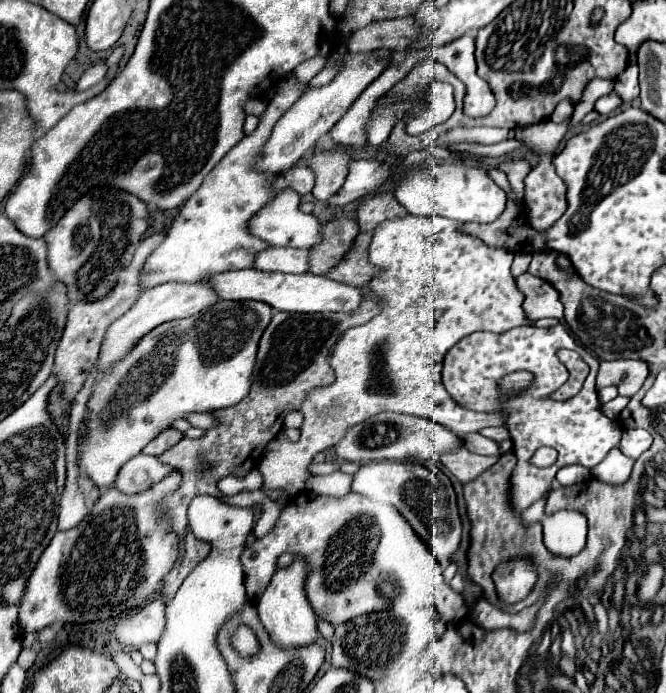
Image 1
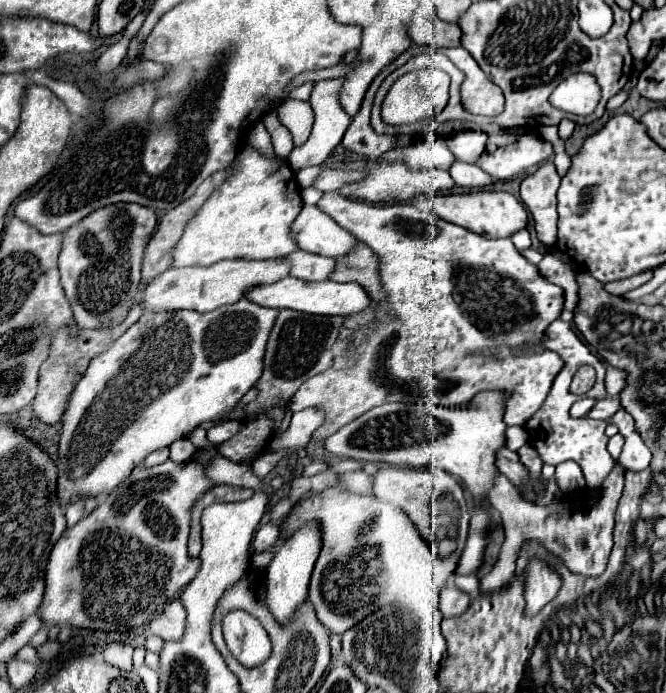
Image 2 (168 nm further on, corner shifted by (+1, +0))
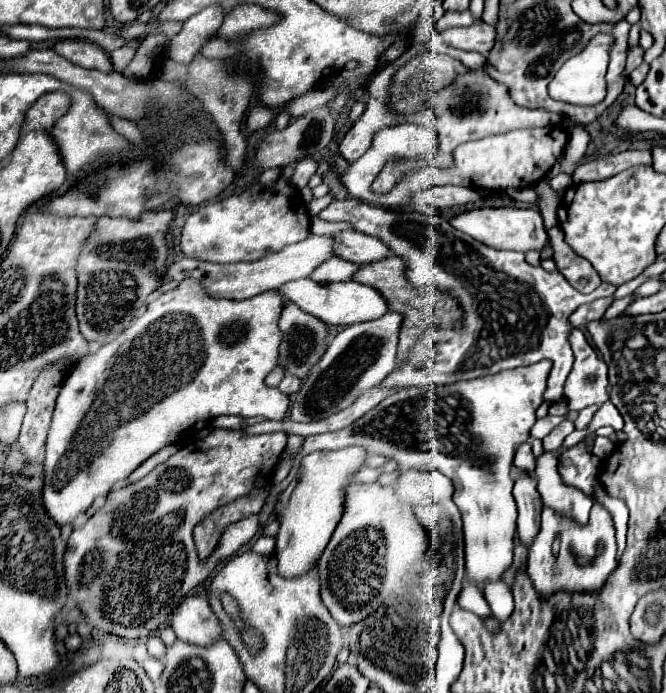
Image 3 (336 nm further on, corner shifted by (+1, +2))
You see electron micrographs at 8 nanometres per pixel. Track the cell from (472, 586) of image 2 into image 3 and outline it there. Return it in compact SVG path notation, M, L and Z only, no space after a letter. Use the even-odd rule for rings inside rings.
M488 580L482 584L482 592L484 592L486 602L492 608L492 614L498 620L506 620L512 614L514 600L512 600L512 592L510 592L508 584L504 584L502 580L496 580L496 582Z

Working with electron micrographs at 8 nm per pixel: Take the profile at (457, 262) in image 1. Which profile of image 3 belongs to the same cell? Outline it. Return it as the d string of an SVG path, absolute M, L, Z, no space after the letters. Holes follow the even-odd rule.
M356 198L334 200L318 216L328 222L350 222L358 232L386 242L390 252L406 262L406 280L418 290L418 294L428 294L432 290L446 292L462 310L462 328L424 330L406 362L392 370L382 380L380 388L400 390L428 384L444 386L458 380L498 374L518 366L530 366L548 358L552 362L552 370L546 380L544 402L558 402L564 380L574 362L572 348L568 344L568 316L580 304L606 298L616 292L616 286L602 282L598 290L584 296L574 290L560 272L546 272L542 266L528 264L522 258L522 252L494 250L476 242L468 234L452 228L448 220L440 216L428 216L422 212L410 214L410 210L394 212L374 204L364 204Z

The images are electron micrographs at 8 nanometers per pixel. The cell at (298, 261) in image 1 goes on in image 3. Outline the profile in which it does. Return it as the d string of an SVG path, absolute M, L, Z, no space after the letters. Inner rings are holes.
M334 256L334 258L328 258L326 262L322 262L322 266L318 266L318 270L314 270L314 274L310 274L310 278L314 282L322 282L322 284L342 282L342 280L350 280L356 270L358 270L356 264Z

